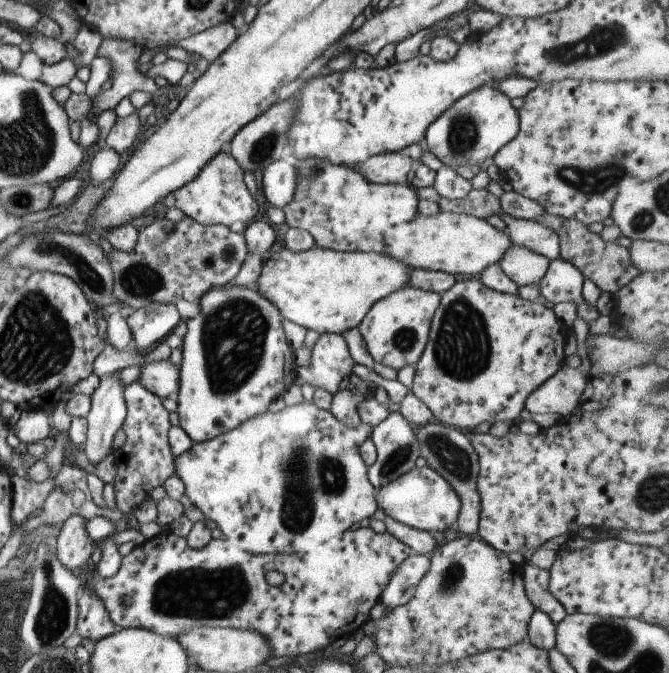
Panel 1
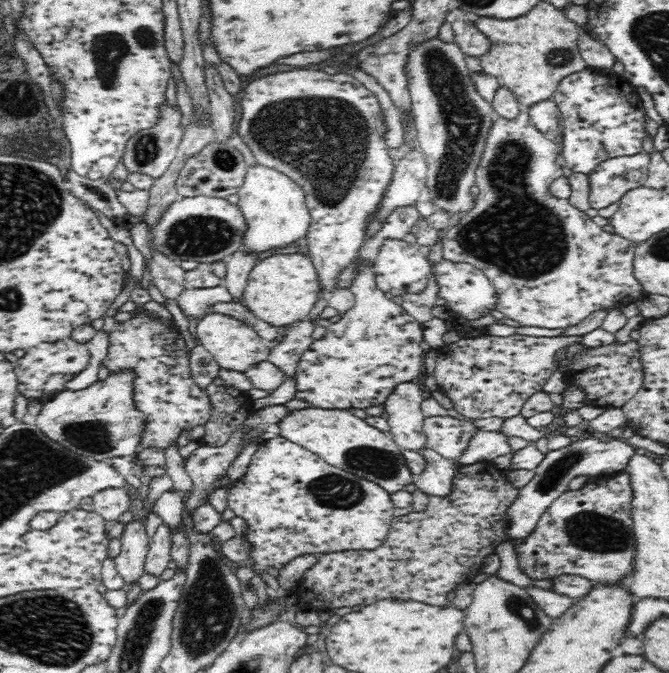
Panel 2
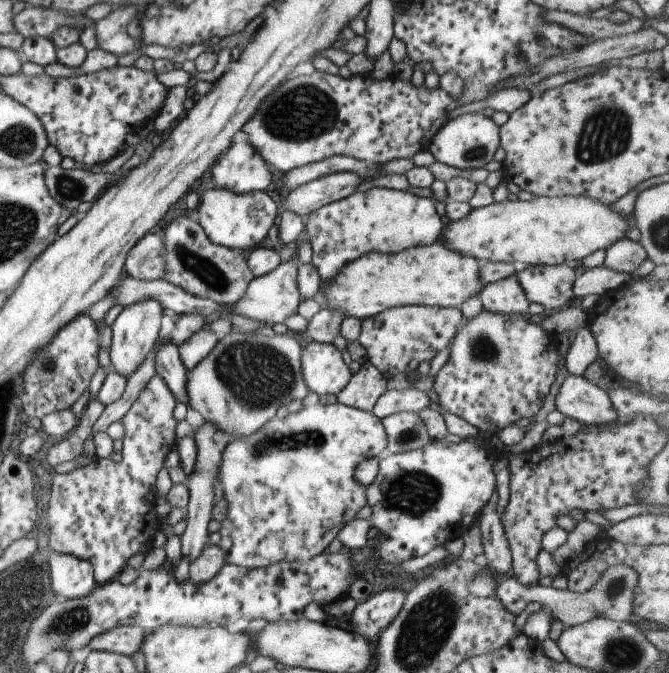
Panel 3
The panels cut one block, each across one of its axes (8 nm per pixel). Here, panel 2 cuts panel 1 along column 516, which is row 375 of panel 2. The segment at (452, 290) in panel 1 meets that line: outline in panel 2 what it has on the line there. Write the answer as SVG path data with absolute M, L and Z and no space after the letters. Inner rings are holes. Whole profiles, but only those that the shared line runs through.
M356 258L356 276L352 278L352 282L350 282L350 286L348 287L354 293L354 303L350 310L346 312L340 313L340 320L333 325L330 325L324 336L318 340L315 340L309 347L306 352L302 353L302 356L297 364L297 369L295 372L296 379L296 396L295 398L300 398L300 400L306 400L306 402L310 402L312 406L324 409L348 409L349 407L354 408L366 408L367 406L374 406L375 404L383 404L384 400L388 394L392 394L392 390L394 390L394 386L396 386L400 382L413 382L413 378L423 378L423 349L420 347L420 342L423 339L423 330L422 325L414 319L414 317L410 316L402 308L402 305L395 304L392 300L389 300L384 295L385 292L378 289L376 287L376 278L377 273L375 272L374 262L370 261L362 261L360 258Z

